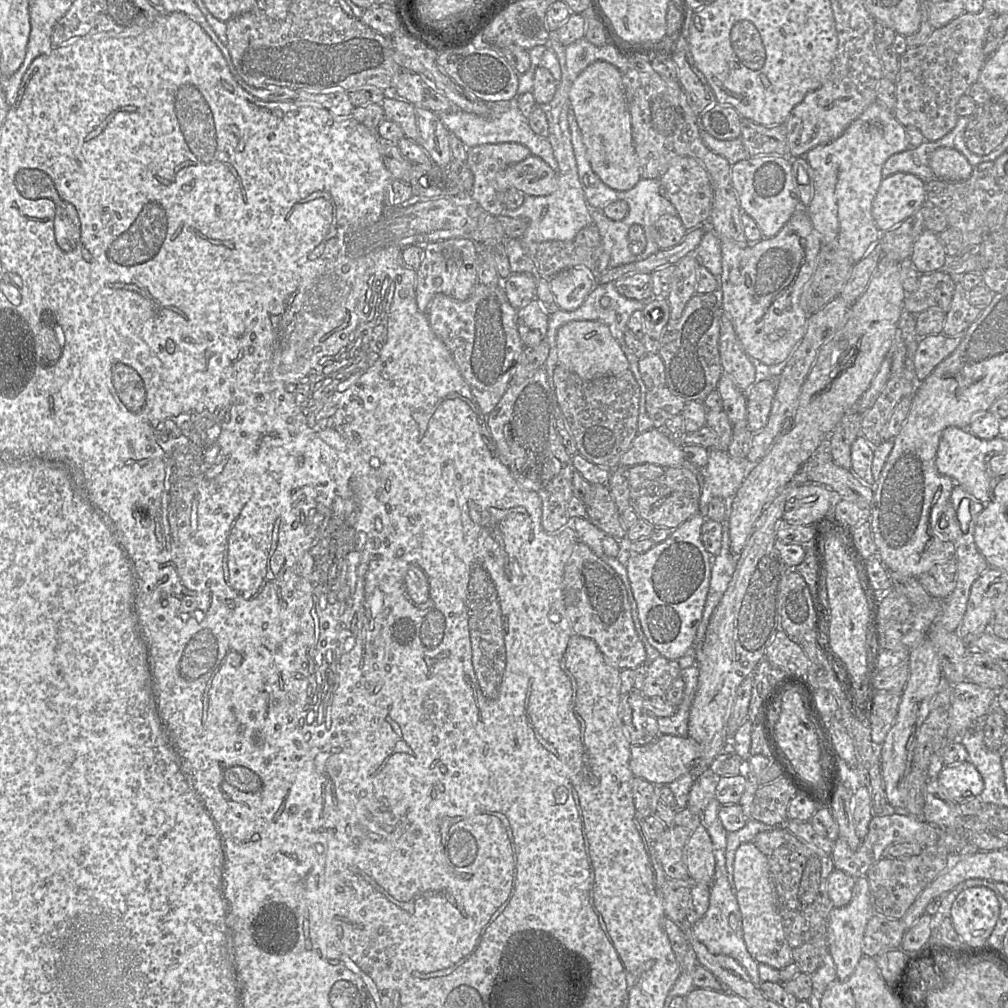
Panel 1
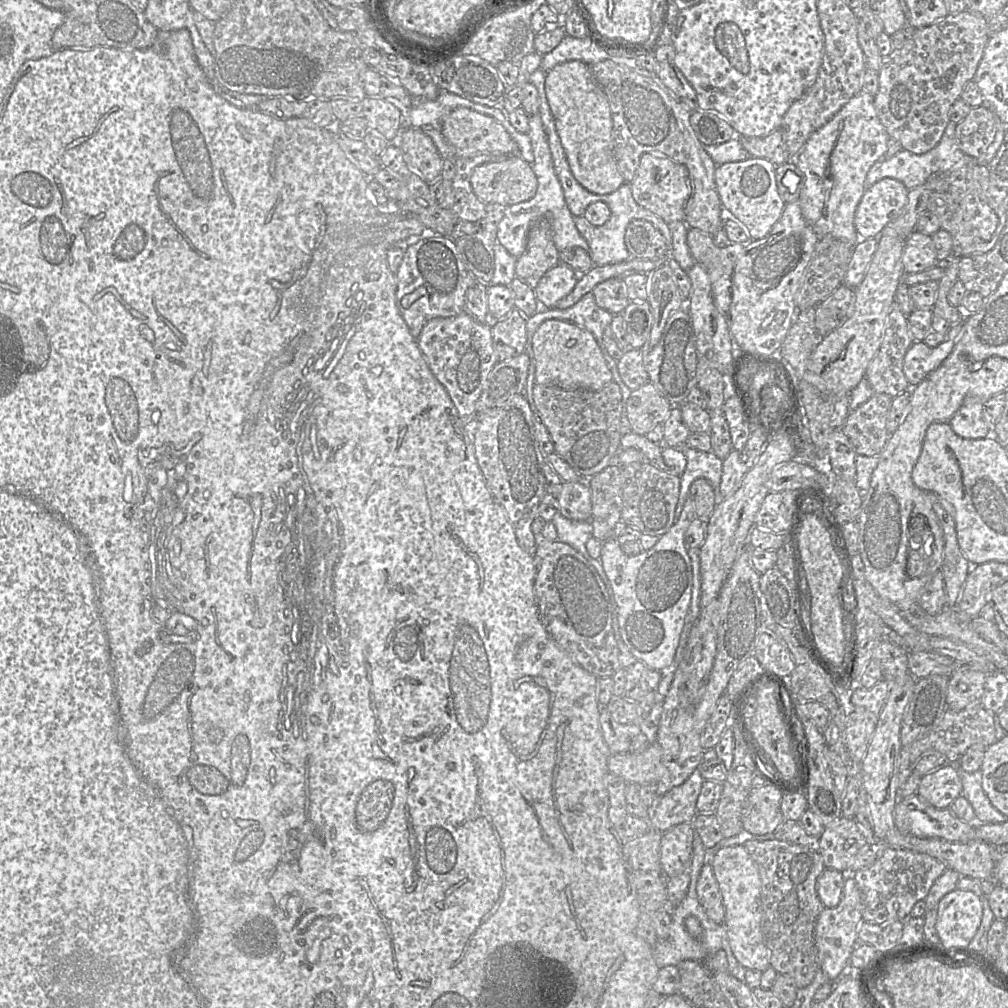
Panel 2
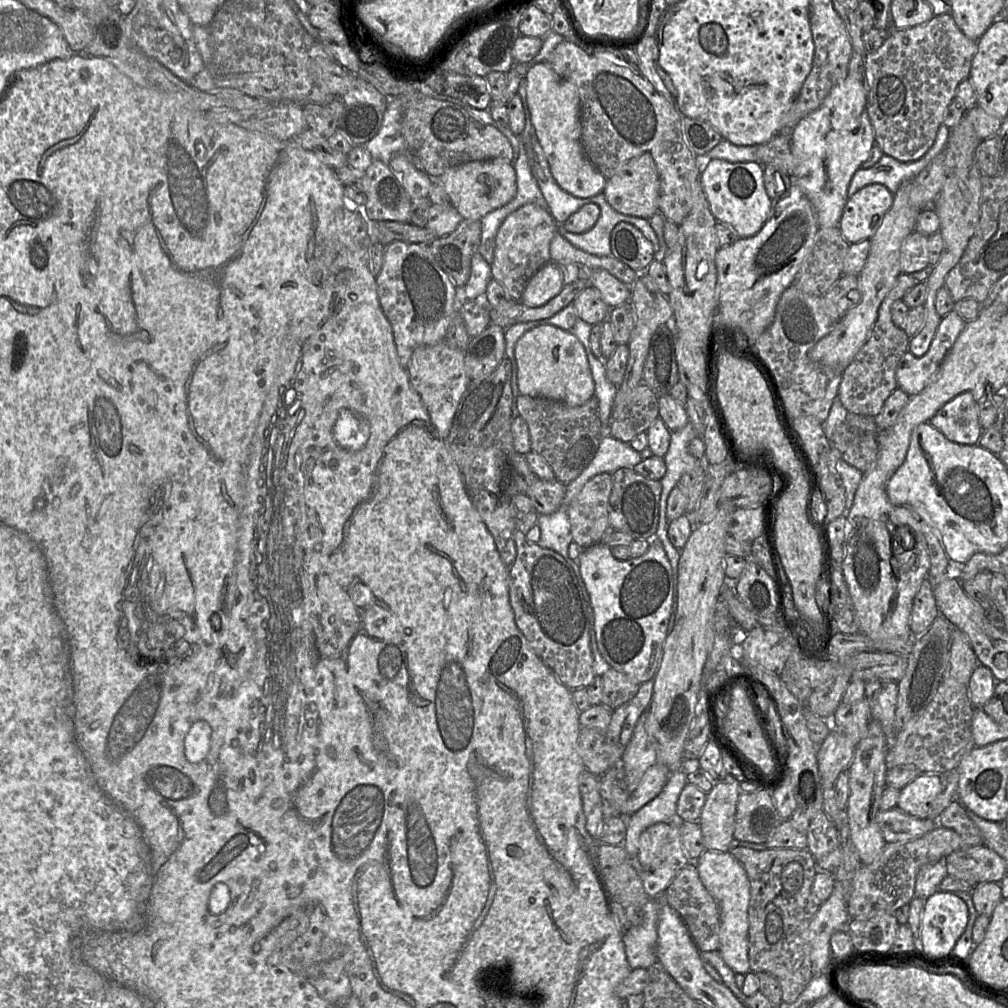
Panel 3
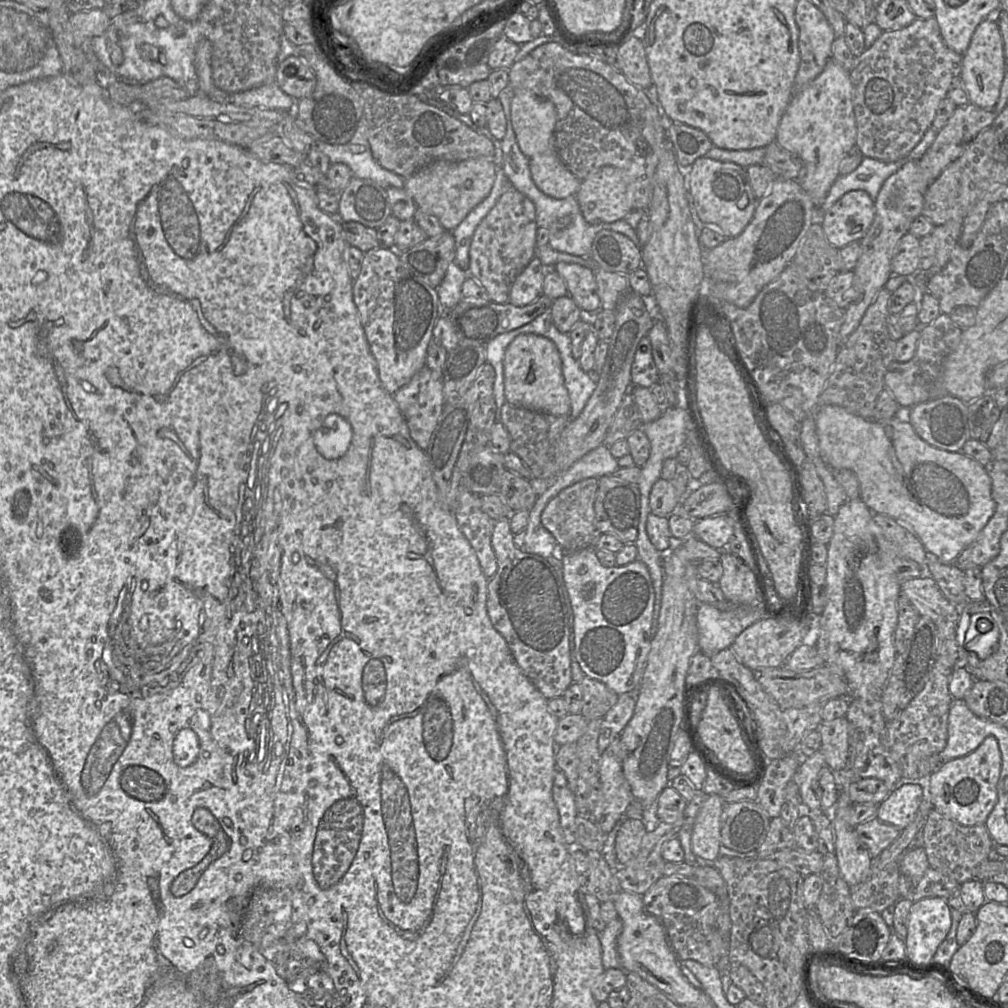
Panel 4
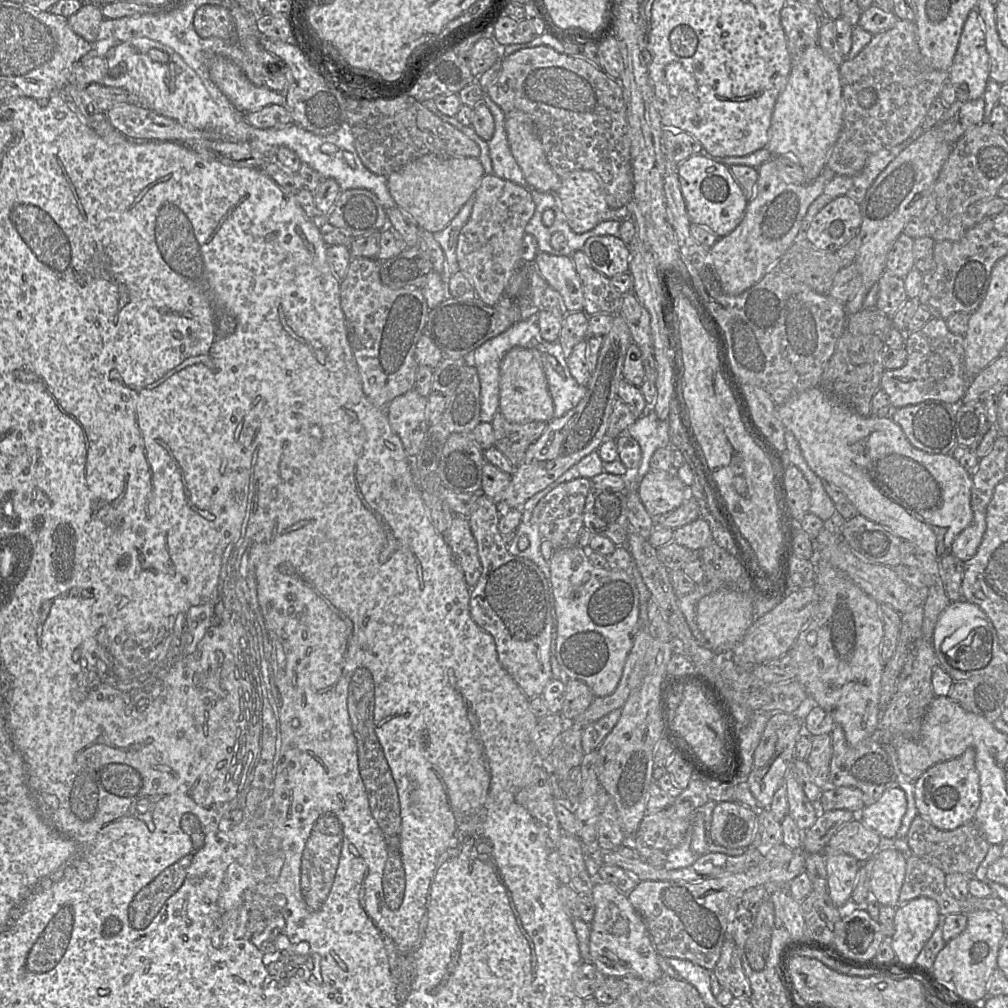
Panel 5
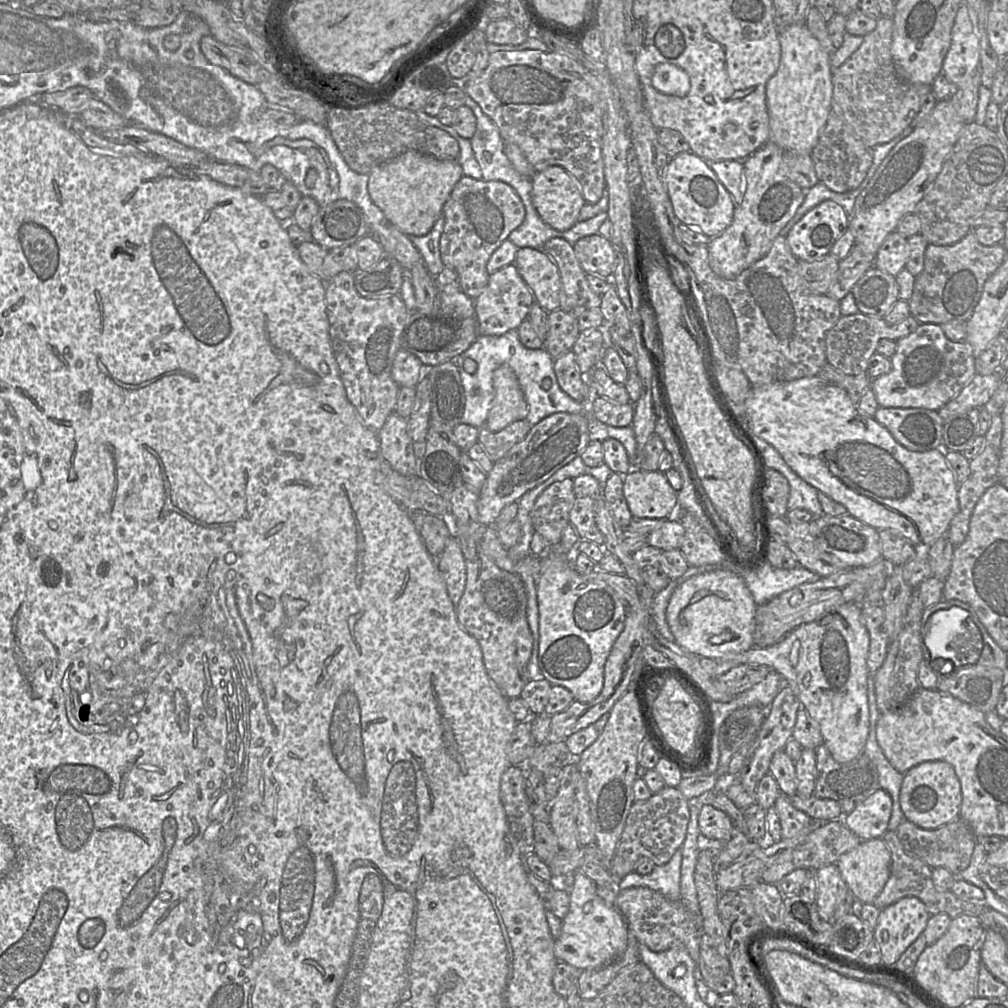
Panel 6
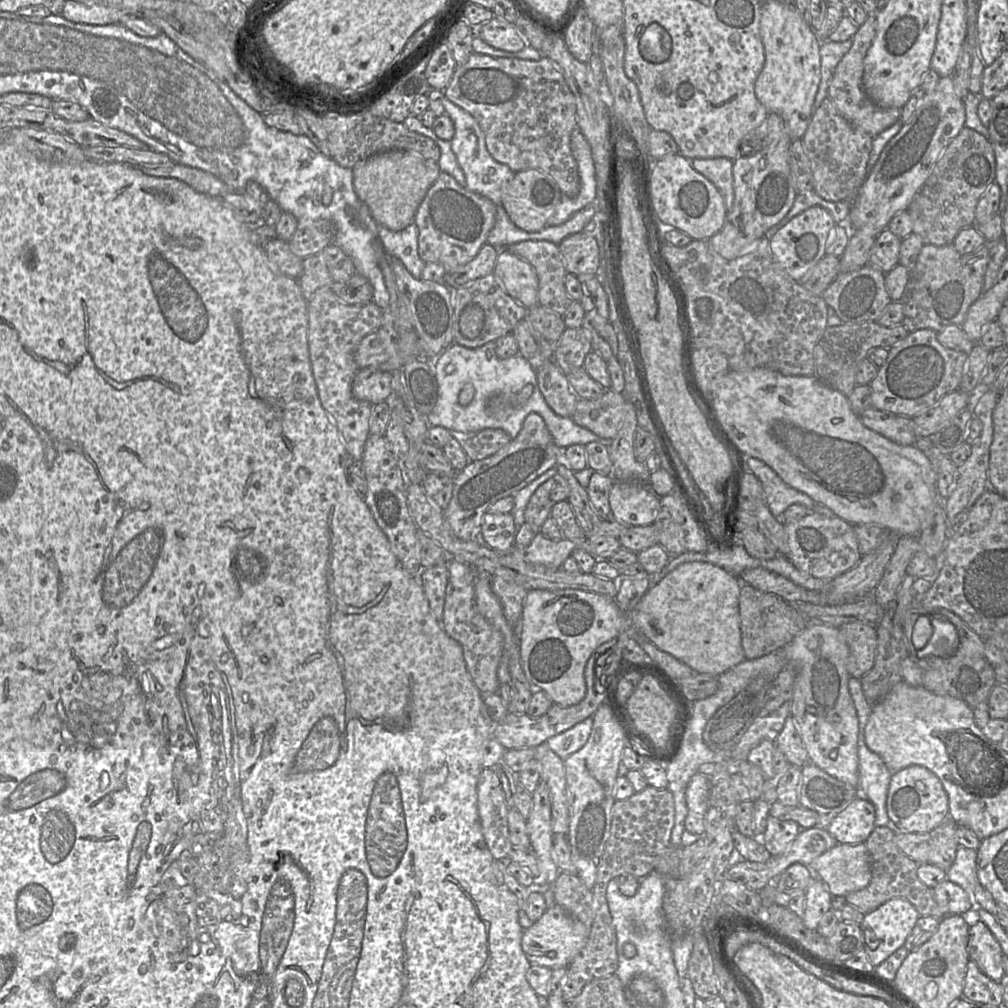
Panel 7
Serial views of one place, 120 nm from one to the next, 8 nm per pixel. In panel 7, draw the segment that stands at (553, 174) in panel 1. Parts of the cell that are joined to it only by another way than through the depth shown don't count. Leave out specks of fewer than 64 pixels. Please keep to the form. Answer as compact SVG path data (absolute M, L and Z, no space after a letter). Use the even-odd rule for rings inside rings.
M389 150L372 155L353 168L353 187L358 197L367 204L376 222L393 231L400 231L413 224L415 213L430 186L436 181L441 170L434 160L424 158L420 153L410 150Z

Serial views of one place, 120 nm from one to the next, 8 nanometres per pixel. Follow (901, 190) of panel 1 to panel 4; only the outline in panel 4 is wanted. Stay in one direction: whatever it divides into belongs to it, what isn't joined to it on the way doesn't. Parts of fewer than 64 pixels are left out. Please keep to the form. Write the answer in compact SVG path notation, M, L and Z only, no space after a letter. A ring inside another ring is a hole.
M854 190L837 200L824 213L820 223L829 243L841 249L853 241L860 241L874 217L874 199L864 190Z

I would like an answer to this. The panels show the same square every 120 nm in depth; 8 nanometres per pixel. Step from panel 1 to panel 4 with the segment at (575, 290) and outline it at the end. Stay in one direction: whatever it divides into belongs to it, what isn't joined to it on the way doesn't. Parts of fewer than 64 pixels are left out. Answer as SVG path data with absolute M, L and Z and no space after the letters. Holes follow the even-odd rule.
M536 257L514 280L508 302L515 306L525 306L543 295L543 282L550 267Z

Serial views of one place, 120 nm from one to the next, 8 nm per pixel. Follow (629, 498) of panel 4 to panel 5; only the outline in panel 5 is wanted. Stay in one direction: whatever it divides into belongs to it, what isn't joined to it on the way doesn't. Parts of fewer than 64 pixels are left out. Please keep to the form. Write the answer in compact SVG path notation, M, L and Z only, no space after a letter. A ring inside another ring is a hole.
M591 487L585 501L583 523L593 535L607 537L616 547L624 547L630 532L627 490Z

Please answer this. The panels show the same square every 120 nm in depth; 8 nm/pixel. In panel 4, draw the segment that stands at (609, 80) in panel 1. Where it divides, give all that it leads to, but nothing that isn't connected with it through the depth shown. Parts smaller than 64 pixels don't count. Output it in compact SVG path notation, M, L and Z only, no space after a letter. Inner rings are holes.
M515 90L510 105L510 124L522 153L529 161L531 177L544 194L562 199L574 196L581 180L561 161L554 145L554 129L557 121L555 105L529 90Z

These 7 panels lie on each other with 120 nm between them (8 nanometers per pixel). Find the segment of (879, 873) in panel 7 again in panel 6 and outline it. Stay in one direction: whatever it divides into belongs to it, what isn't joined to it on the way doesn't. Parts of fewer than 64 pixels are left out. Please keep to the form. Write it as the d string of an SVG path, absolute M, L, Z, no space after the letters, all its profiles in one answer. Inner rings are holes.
M888 830L881 839L884 841L890 852L891 865L889 878L880 894L872 903L875 907L884 909L901 898L913 896L924 903L930 916L945 913L952 919L960 915L980 917L990 908L984 900L963 900L955 896L951 891L938 890L932 882L932 868L919 858L910 856L904 850L895 831Z

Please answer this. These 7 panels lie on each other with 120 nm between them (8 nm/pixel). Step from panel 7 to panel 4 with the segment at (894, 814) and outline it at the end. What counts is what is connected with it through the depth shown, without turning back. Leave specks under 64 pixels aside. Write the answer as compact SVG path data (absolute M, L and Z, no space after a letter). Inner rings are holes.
M987 737L972 753L942 765L923 782L933 811L963 826L984 825L998 800L1001 768L1001 752L994 737Z

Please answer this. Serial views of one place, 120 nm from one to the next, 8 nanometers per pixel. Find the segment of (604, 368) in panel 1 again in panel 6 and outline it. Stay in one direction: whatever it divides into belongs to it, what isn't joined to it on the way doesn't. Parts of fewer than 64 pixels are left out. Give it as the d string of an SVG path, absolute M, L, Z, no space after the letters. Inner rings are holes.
M501 365L493 372L495 397L485 427L497 432L509 424L525 420L529 407L515 372L508 365Z

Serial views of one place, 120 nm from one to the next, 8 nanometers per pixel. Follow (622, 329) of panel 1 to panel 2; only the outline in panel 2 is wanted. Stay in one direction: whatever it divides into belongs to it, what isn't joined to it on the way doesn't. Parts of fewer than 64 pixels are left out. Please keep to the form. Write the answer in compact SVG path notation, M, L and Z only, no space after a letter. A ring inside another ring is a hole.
M591 292L566 309L561 310L552 307L540 309L539 312L527 320L528 348L533 334L538 327L547 320L557 319L576 324L592 333L600 342L603 331L610 325L613 317L614 315L597 306Z

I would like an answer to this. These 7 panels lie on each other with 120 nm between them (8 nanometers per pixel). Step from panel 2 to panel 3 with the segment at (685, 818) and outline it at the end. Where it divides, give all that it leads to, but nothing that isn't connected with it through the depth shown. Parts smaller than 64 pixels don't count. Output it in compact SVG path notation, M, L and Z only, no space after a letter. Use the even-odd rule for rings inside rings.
M681 770L673 771L662 791L626 819L626 836L622 845L630 857L635 856L640 834L649 826L668 821L680 826L682 821L677 818L676 807L681 791L688 784L687 775Z

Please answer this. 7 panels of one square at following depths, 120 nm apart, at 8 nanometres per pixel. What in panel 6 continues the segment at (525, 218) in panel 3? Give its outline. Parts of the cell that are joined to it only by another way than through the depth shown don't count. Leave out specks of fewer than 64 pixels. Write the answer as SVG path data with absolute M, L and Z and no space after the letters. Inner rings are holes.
M463 176L454 186L442 209L444 219L443 231L440 237L440 257L445 266L458 273L461 290L475 299L488 284L490 273L487 263L493 252L508 239L508 236L525 219L526 208L515 189L502 181L485 181Z

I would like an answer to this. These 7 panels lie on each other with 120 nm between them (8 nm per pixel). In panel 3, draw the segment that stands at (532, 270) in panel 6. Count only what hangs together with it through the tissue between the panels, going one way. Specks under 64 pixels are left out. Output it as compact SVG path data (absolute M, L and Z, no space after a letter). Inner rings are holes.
M587 269L583 277L588 278L589 286L597 288L602 300L611 308L629 302L631 286L601 269Z

